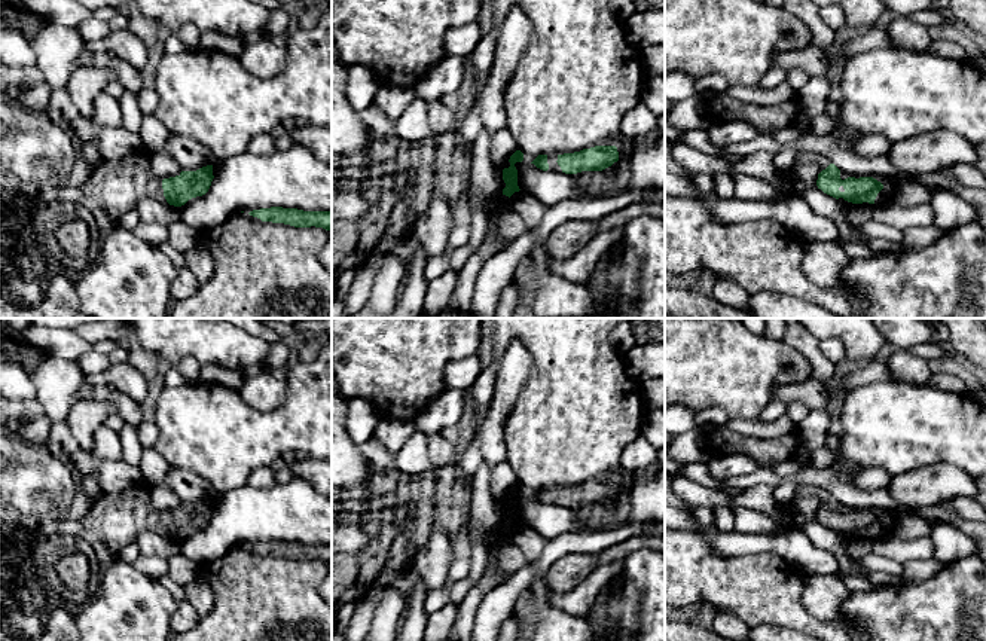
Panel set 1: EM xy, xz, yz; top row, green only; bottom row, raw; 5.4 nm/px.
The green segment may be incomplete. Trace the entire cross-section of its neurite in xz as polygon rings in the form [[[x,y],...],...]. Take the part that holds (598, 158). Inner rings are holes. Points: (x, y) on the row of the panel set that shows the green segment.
[[[595,146],[574,153],[547,153],[538,156],[516,150],[504,165],[495,168],[506,183],[503,195],[510,198],[515,192],[521,190],[518,186],[518,170],[528,164],[534,164],[543,171],[577,174],[581,171],[602,171],[617,161],[619,152],[616,146]]]

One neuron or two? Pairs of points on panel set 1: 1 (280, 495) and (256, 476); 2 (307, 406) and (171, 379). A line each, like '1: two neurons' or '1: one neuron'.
1: two neurons
2: two neurons

